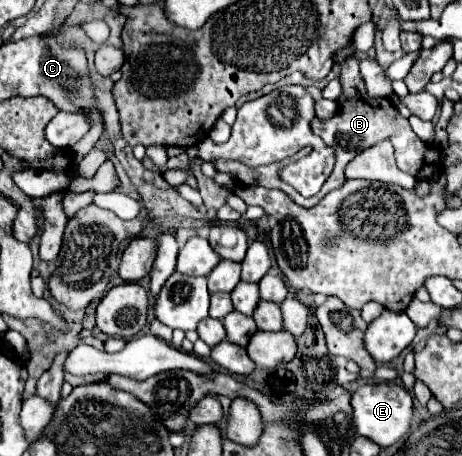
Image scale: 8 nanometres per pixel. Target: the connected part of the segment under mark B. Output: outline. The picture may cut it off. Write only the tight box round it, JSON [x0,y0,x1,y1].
[247,54,441,208]

